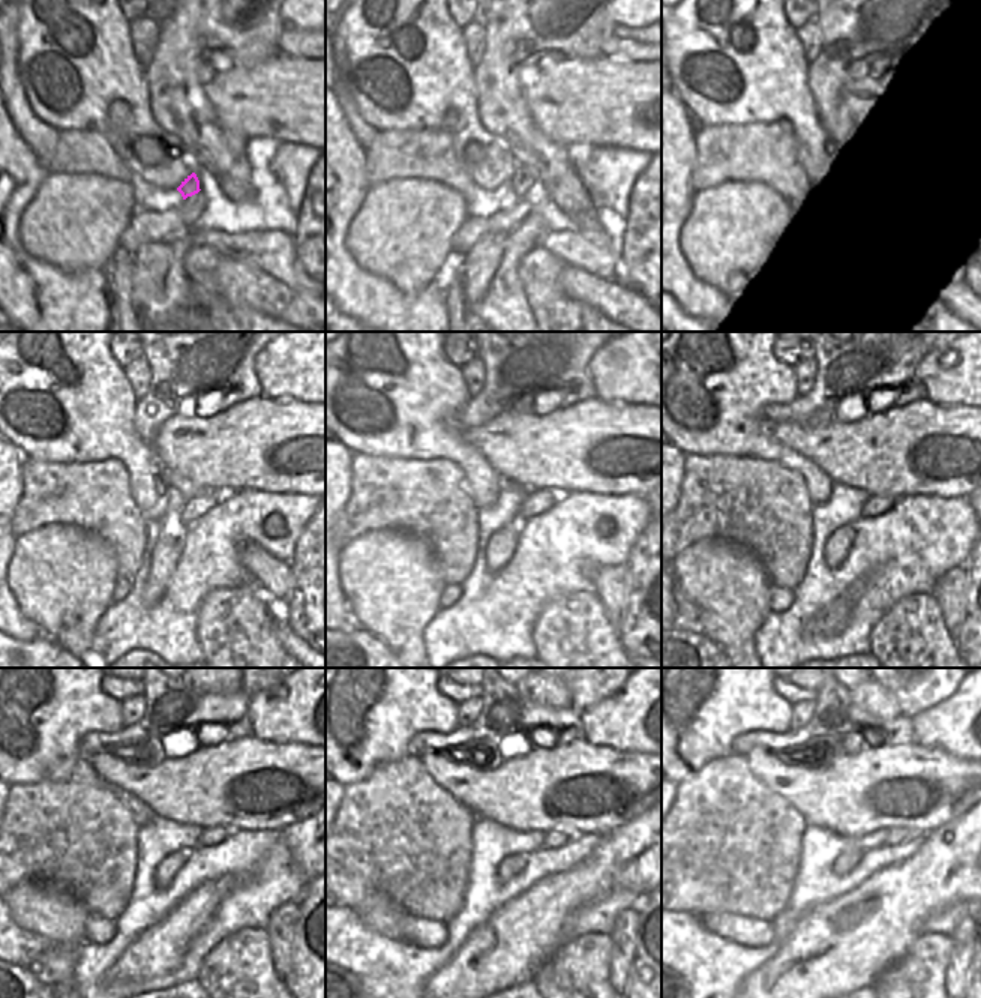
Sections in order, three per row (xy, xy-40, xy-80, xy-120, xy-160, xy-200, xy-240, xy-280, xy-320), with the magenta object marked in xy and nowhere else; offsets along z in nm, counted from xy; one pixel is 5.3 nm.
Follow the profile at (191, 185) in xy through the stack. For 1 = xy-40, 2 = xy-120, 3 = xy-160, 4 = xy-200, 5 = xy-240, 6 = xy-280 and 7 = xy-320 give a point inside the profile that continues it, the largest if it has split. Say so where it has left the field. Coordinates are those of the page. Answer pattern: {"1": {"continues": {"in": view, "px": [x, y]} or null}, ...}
{"1": {"continues": {"in": "xy-40", "px": [525, 177]}}, "2": {"continues": {"in": "xy-120", "px": [197, 506]}}, "3": {"continues": {"in": "xy-160", "px": [536, 503]}}, "4": {"continues": {"in": "xy-200", "px": [875, 506]}}, "5": {"continues": {"in": "xy-240", "px": [210, 838]}}, "6": {"continues": {"in": "xy-280", "px": [557, 838]}}, "7": {"continues": {"in": "xy-320", "px": [899, 835]}}}

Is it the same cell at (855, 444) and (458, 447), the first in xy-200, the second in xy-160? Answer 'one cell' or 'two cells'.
two cells

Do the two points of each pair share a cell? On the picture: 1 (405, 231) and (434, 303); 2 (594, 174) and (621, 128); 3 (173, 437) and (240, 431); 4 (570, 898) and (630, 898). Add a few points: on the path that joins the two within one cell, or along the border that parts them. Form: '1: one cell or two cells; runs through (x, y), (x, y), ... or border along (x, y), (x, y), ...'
1: two cells; border along (441, 279), (416, 291), (401, 291), (392, 284)
2: two cells; border along (575, 144), (629, 147), (644, 152)
3: one cell; runs through (189, 437), (224, 437)
4: two cells; border along (633, 892), (606, 892), (569, 917)

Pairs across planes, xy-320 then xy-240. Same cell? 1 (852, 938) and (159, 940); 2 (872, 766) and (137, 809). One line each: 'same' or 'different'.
1: same
2: different

